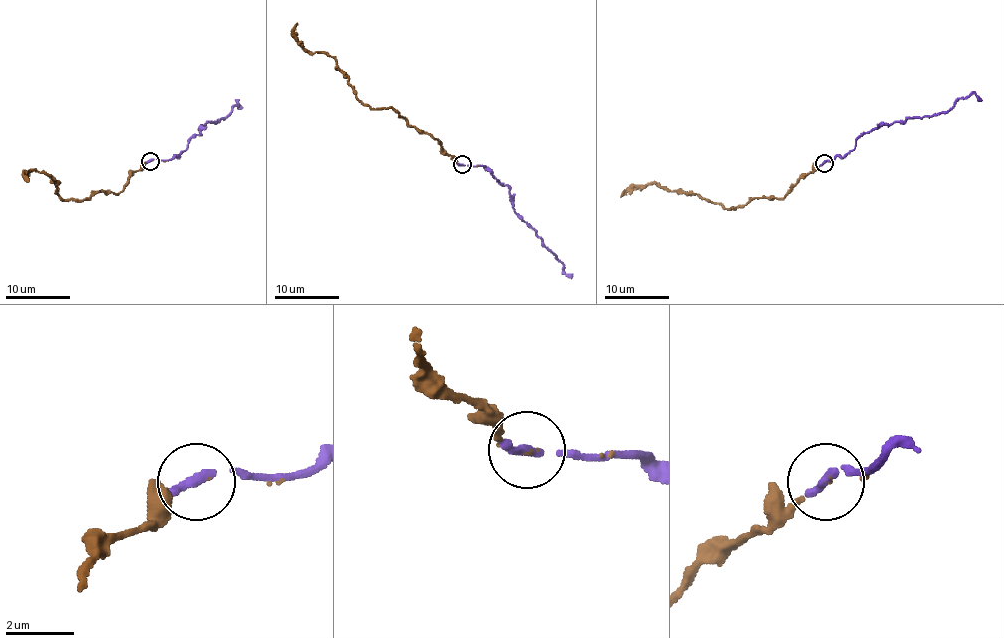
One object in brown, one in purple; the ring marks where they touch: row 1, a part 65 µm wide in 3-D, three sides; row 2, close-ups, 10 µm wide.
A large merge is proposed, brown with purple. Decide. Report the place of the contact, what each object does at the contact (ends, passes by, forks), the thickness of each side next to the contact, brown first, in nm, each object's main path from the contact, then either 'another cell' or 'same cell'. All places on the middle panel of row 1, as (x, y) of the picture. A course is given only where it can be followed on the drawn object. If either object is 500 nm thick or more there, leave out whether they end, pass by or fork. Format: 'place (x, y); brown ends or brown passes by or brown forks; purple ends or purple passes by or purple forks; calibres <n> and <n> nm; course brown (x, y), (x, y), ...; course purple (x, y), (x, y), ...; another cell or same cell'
place (462, 164); brown ends; purple ends; calibres 60 and 320 nm; course brown (461, 165), (390, 107), (370, 108), (356, 97), (334, 60), (309, 53), (298, 40), (296, 23); course purple (461, 165), (483, 165), (507, 185), (516, 211), (556, 255), (564, 272), (572, 278); same cell

